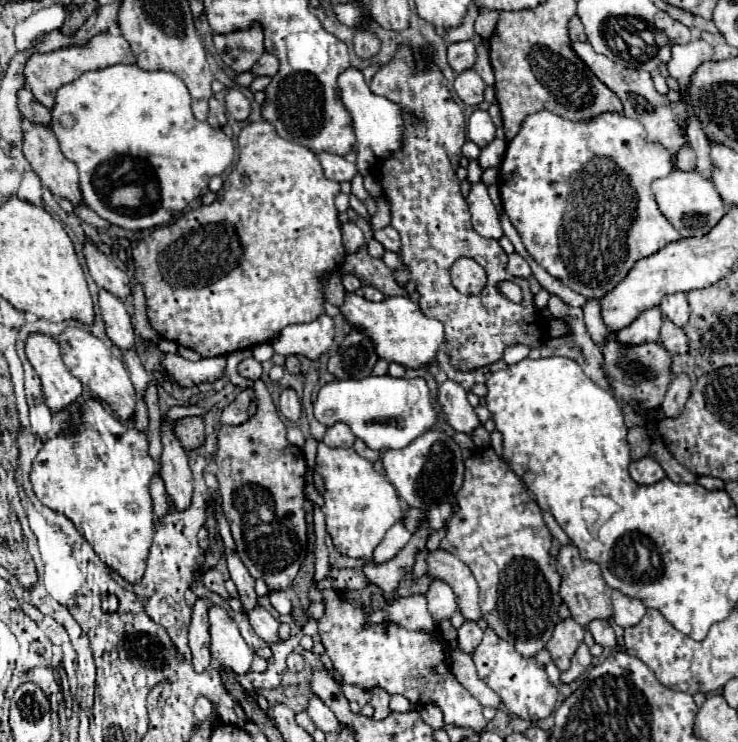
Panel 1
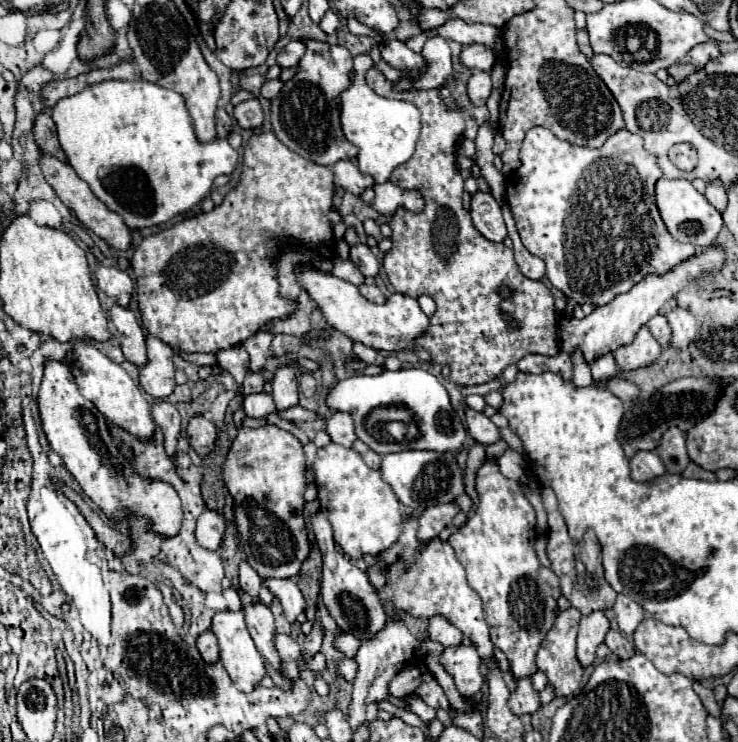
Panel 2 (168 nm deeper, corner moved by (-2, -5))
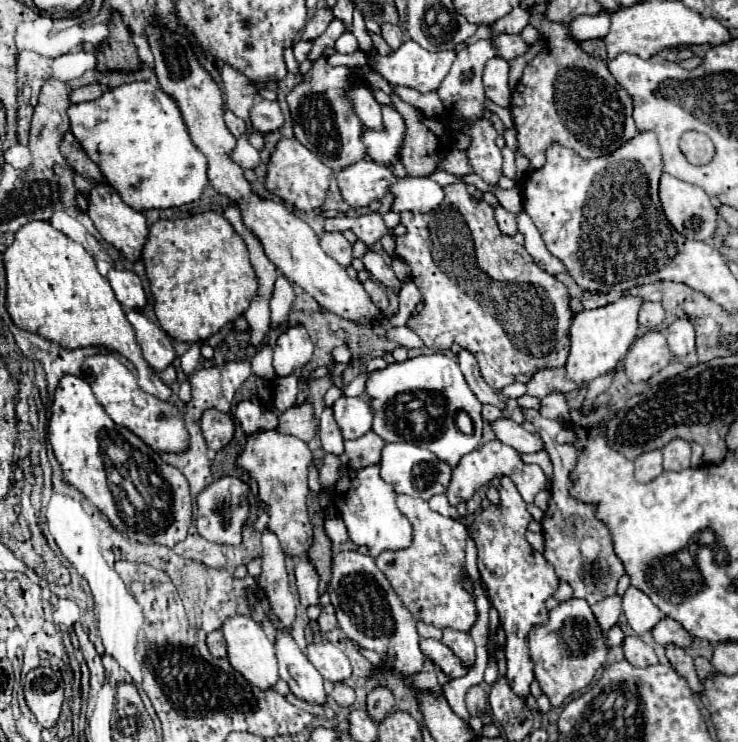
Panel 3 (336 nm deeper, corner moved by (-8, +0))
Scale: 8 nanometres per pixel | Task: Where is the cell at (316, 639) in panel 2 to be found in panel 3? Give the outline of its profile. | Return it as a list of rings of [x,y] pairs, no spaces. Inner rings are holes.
[[[331,604],[323,606],[319,618],[317,618],[317,624],[319,624],[319,632],[331,632],[335,626],[337,626],[337,620],[335,620],[335,610]]]

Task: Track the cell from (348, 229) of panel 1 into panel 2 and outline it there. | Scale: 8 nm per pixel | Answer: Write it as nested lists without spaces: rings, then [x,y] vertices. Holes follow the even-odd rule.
[[[355,245],[351,247],[351,261],[357,265],[357,269],[365,275],[365,277],[377,277],[379,275],[379,261],[377,257],[371,253],[371,249],[367,245]]]

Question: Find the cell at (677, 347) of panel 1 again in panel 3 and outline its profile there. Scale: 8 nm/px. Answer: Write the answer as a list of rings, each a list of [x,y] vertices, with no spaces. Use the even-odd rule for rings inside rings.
[[[645,302],[645,306],[641,306],[639,310],[639,324],[643,328],[659,328],[665,322],[665,310],[659,302]]]

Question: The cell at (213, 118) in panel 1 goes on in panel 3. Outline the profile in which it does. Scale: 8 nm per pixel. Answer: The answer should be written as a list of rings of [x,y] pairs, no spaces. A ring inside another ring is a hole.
[[[225,110],[225,124],[229,128],[229,132],[235,136],[235,138],[241,138],[243,134],[247,134],[247,126],[241,118],[237,118],[231,110]]]

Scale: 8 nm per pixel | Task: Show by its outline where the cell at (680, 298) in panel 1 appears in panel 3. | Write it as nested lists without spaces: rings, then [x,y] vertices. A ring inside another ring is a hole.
[[[677,318],[667,326],[669,348],[675,356],[685,356],[695,350],[695,326],[689,318]]]

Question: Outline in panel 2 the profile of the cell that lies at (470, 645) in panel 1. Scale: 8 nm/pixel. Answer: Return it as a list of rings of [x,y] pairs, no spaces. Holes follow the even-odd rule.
[[[463,641],[457,647],[447,647],[441,653],[439,661],[445,667],[445,671],[453,677],[455,687],[463,697],[471,697],[473,693],[481,691],[481,685],[485,683],[485,679],[479,671],[481,659],[477,655],[475,645],[471,645],[469,641]]]

